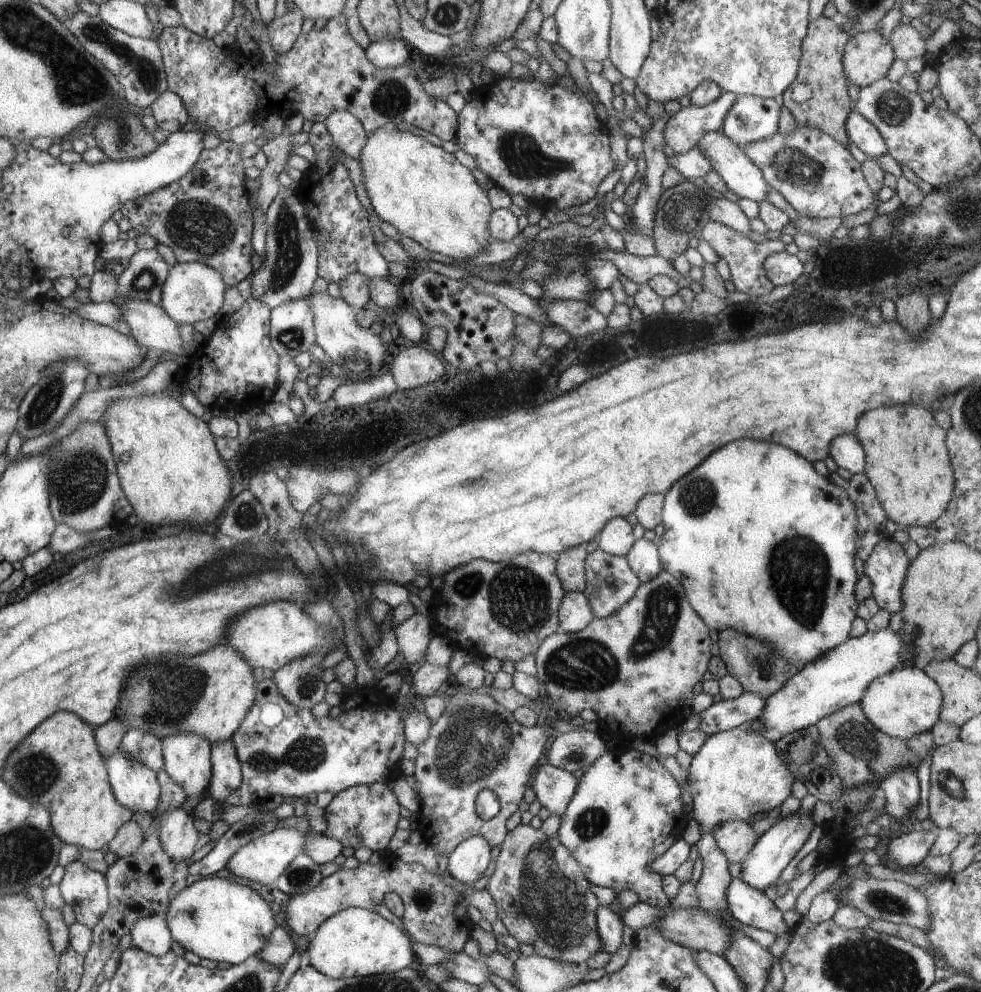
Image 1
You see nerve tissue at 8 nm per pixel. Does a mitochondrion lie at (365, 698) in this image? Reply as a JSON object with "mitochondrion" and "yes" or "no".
{"mitochondrion":"no"}

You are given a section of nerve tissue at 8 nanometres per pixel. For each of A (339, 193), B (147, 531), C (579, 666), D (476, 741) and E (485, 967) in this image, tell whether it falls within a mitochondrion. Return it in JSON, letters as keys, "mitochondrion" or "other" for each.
{"A":"other","B":"other","C":"mitochondrion","D":"mitochondrion","E":"other"}

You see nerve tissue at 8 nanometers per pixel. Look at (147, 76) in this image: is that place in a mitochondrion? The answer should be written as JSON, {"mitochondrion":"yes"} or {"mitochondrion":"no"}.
{"mitochondrion":"yes"}

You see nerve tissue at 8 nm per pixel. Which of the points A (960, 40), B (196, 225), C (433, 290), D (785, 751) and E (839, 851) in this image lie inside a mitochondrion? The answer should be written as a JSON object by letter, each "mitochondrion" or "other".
{"A":"other","B":"mitochondrion","C":"other","D":"other","E":"other"}

